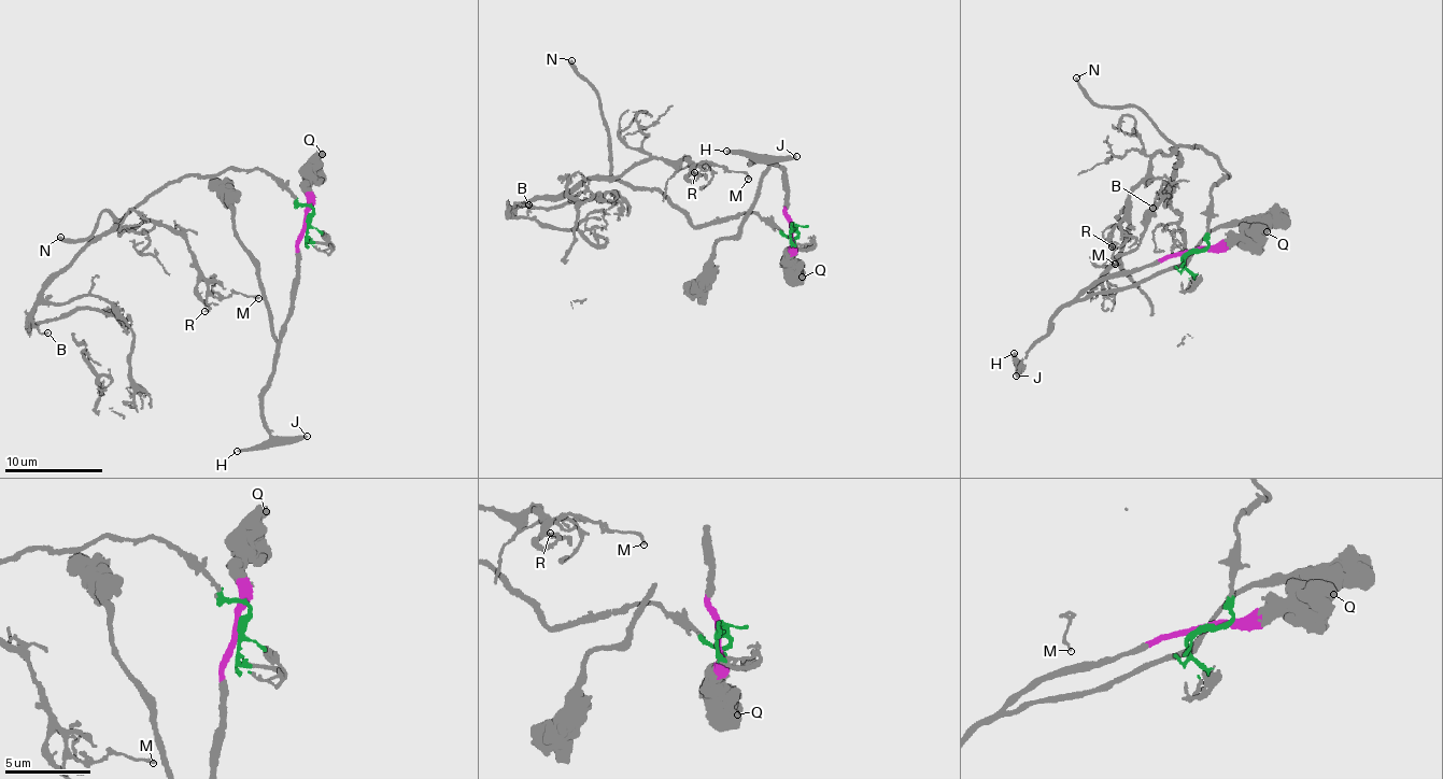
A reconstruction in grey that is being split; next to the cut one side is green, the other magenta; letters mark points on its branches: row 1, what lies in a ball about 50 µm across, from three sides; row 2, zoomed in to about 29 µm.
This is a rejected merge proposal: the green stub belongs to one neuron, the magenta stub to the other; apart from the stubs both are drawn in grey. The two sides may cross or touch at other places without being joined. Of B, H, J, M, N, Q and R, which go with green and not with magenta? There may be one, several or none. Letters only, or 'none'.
B, M, N, R

